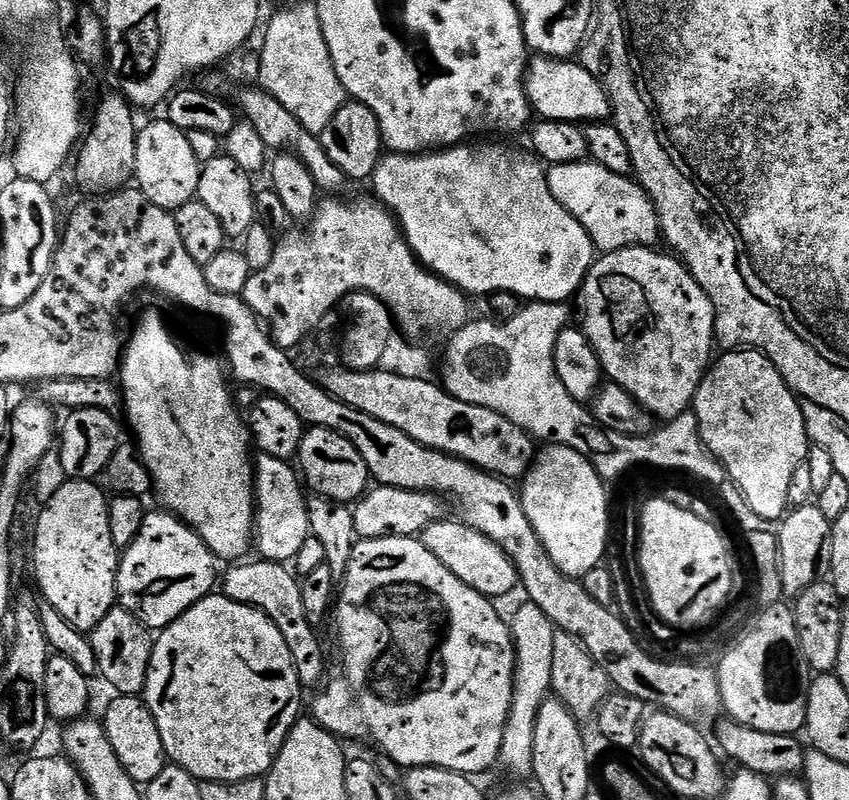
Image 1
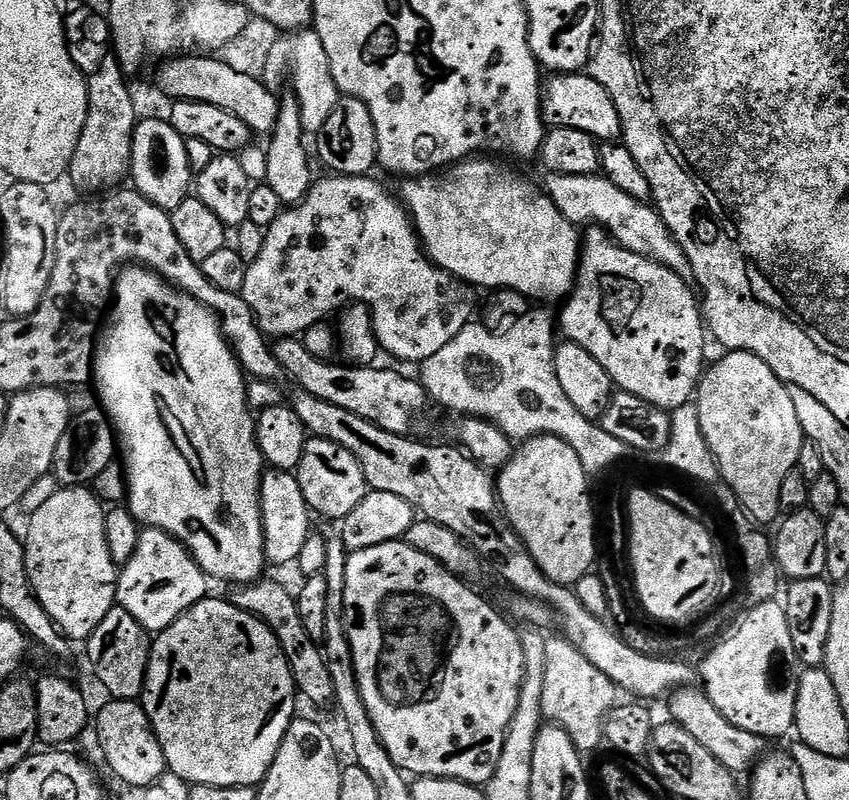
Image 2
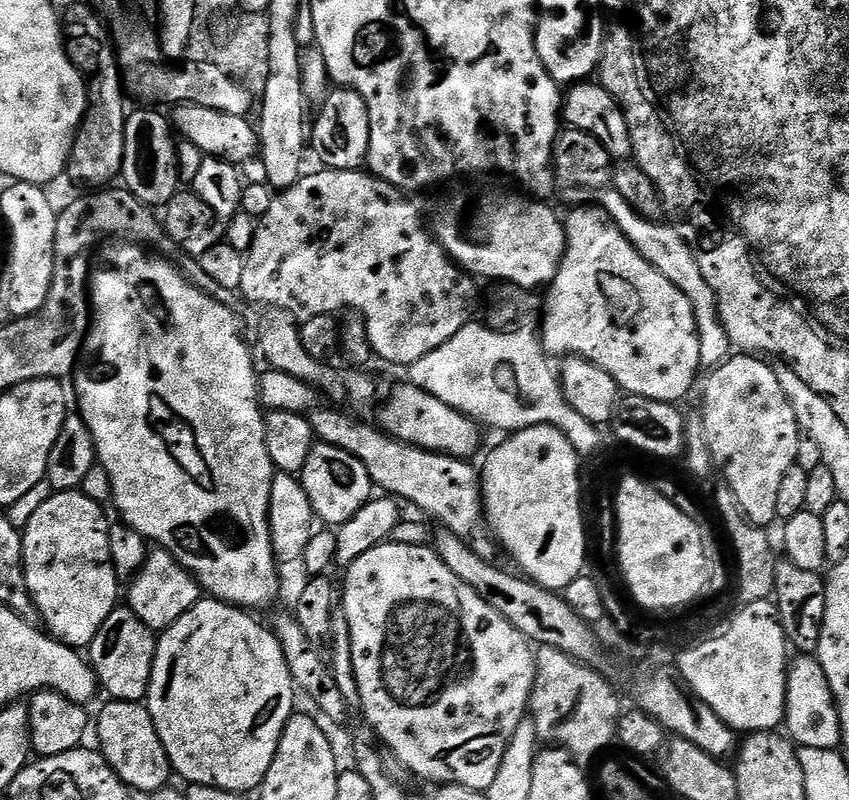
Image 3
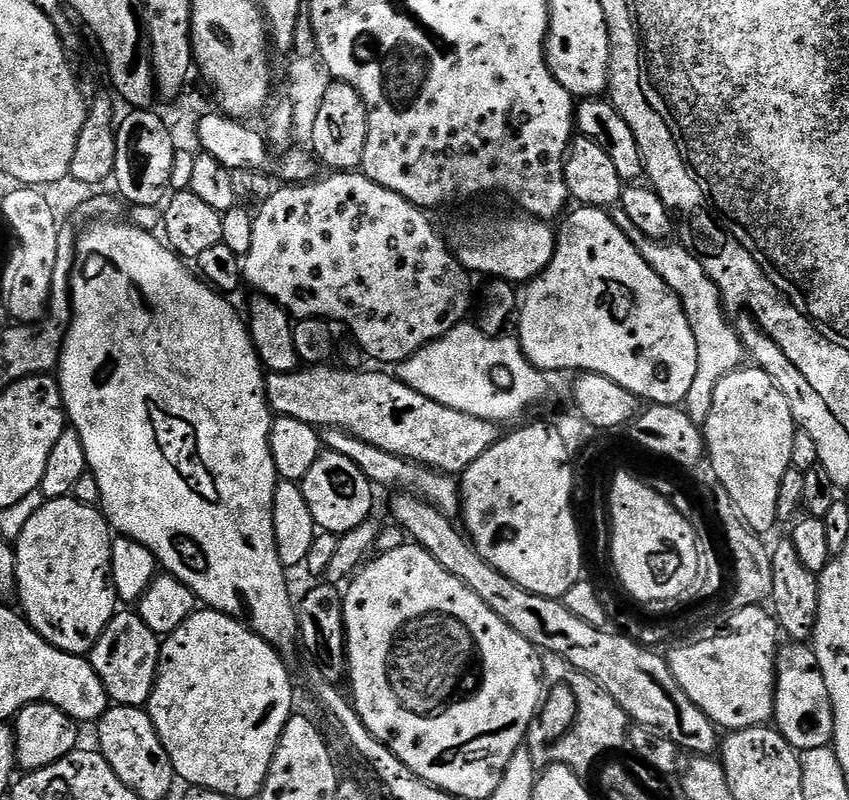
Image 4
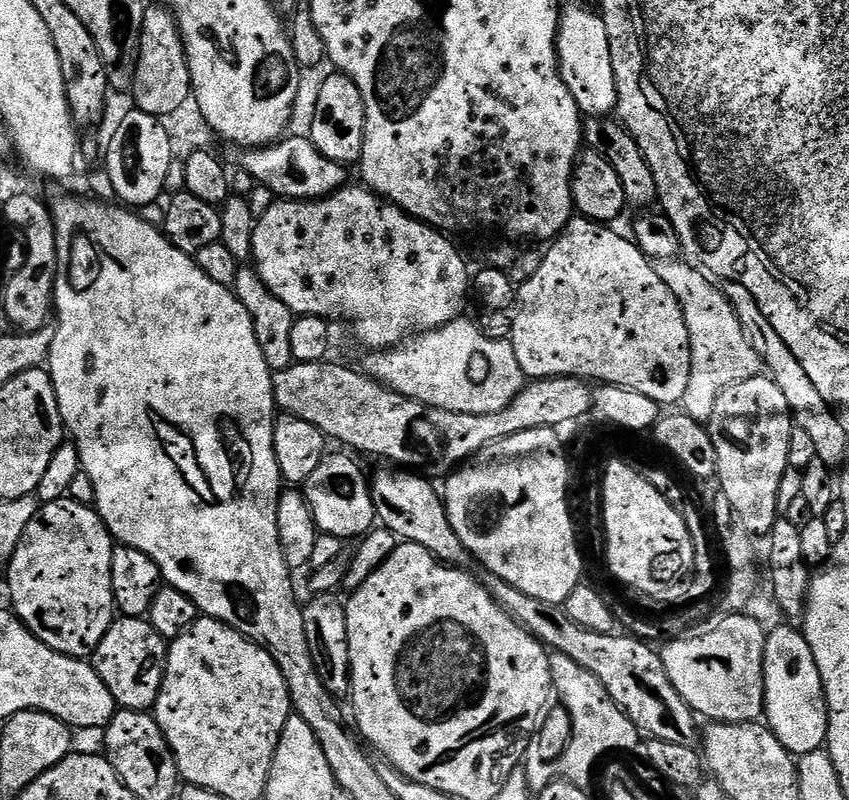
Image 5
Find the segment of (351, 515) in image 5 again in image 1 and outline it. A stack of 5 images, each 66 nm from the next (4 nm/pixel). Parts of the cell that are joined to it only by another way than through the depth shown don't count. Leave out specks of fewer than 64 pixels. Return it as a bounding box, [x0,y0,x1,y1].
[298,427,370,505]

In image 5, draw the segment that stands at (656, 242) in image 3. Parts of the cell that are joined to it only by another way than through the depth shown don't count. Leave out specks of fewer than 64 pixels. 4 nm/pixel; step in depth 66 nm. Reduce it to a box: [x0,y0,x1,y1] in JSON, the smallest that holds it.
[655,258,761,425]

